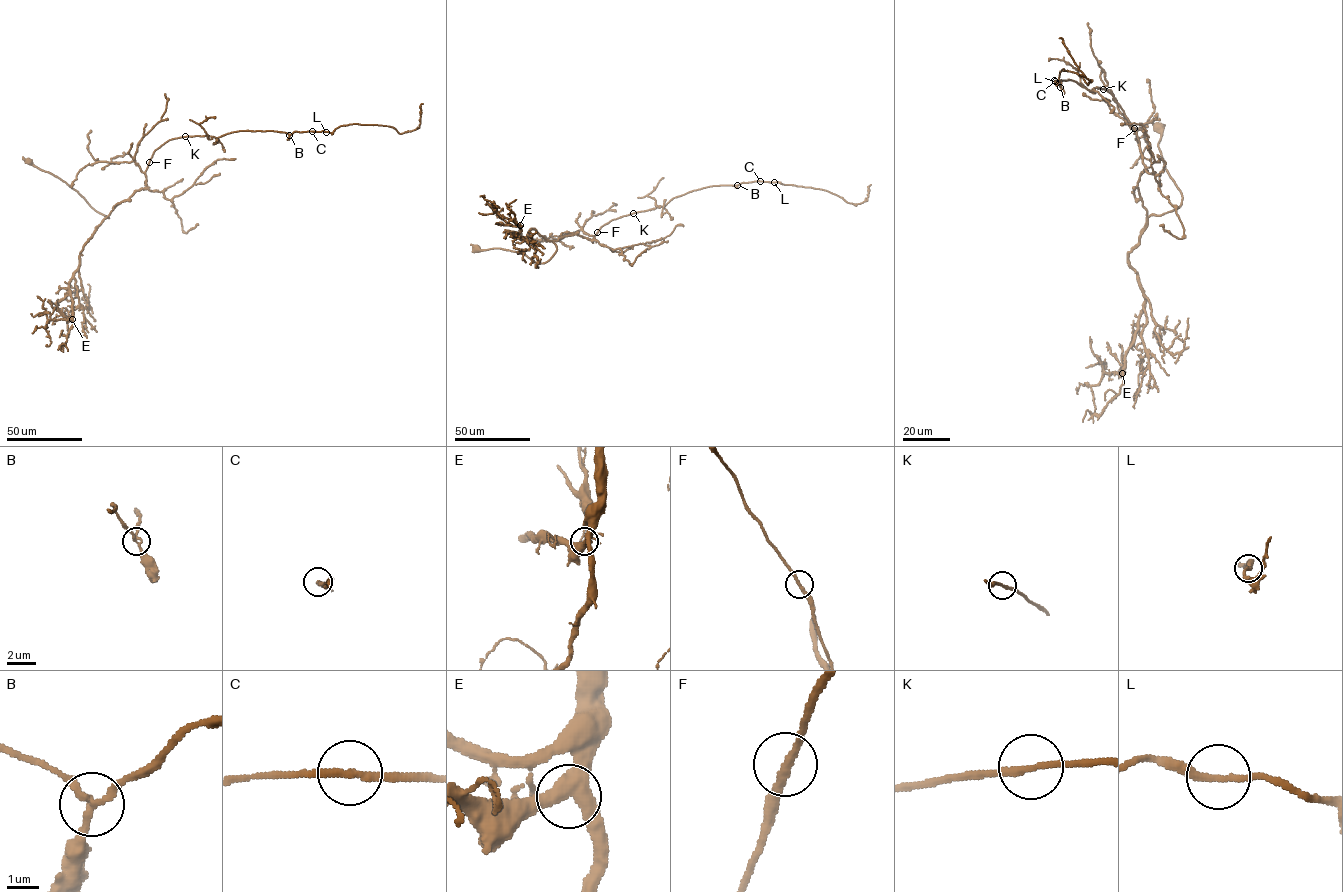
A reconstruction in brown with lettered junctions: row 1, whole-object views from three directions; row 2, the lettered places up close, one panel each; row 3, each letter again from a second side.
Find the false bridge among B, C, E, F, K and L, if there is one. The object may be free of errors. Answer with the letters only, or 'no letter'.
no letter

